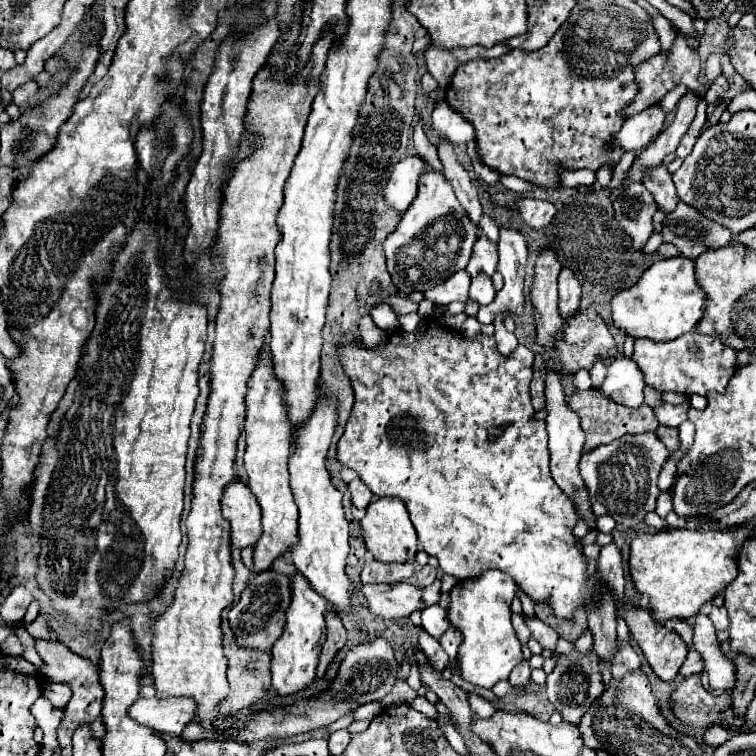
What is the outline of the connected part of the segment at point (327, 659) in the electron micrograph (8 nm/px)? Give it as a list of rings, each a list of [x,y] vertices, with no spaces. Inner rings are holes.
[[[330,610],[326,612],[326,628],[328,628],[328,638],[322,646],[322,654],[320,654],[320,660],[318,660],[318,672],[316,672],[318,680],[324,678],[324,674],[328,670],[328,664],[334,660],[334,656],[346,644],[346,630],[342,626],[342,620],[338,618],[338,614],[332,614]]]

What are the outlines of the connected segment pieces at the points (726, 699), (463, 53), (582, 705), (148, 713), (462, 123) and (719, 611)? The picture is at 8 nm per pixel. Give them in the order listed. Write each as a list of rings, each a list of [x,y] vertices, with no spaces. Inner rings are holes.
[[[700,674],[682,678],[670,700],[674,716],[690,732],[698,732],[714,724],[722,724],[730,732],[736,732],[746,724],[744,716],[734,714],[730,694],[714,694],[704,690]]]
[[[498,44],[490,50],[482,48],[482,46],[474,46],[474,48],[458,48],[458,50],[442,50],[438,46],[430,46],[426,50],[426,64],[428,64],[428,72],[436,78],[436,82],[446,88],[450,84],[450,78],[454,76],[454,70],[474,58],[500,58],[502,54],[506,54],[510,48],[508,44]]]
[[[574,650],[570,654],[564,654],[562,658],[556,656],[556,666],[552,674],[546,678],[546,692],[548,700],[554,704],[554,708],[562,714],[566,722],[580,722],[582,714],[592,706],[592,702],[604,692],[602,686],[602,666],[598,666],[598,656],[594,650],[590,654],[582,654],[580,650]]]
[[[138,698],[130,710],[130,718],[158,732],[182,734],[184,726],[194,718],[196,706],[190,698]]]
[[[446,102],[438,104],[432,112],[432,128],[440,138],[452,144],[466,144],[474,140],[474,126],[466,122],[458,112],[454,112]]]
[[[712,606],[712,610],[710,610],[708,616],[710,616],[710,620],[714,622],[716,630],[728,630],[730,620],[728,620],[728,614],[726,614],[726,608],[724,608],[724,606],[720,606],[720,608]]]

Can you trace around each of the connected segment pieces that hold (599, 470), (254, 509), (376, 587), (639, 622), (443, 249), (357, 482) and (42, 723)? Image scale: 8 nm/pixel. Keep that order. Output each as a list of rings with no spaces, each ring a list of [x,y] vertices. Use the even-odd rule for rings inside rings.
[[[654,432],[626,434],[606,446],[586,452],[580,460],[580,474],[584,478],[594,516],[608,514],[624,528],[638,526],[644,516],[656,508],[656,498],[660,494],[656,482],[666,458],[668,450]]]
[[[234,480],[226,486],[224,496],[220,500],[222,516],[230,524],[230,542],[234,548],[254,546],[262,534],[260,524],[260,506],[250,488]]]
[[[436,579],[426,590],[410,584],[364,584],[362,594],[368,600],[368,608],[374,616],[380,618],[402,618],[410,616],[416,610],[424,610],[434,606],[441,596],[441,581]],[[426,596],[426,600],[424,600]]]
[[[620,606],[618,614],[628,622],[628,628],[642,648],[648,664],[660,680],[672,682],[678,676],[680,666],[686,660],[688,646],[680,636],[664,626],[658,626],[650,616],[650,610]]]
[[[428,170],[428,174],[422,174],[418,180],[416,200],[402,214],[398,228],[384,242],[388,272],[404,294],[412,292],[416,284],[422,284],[422,290],[426,290],[444,282],[456,270],[466,268],[476,238],[478,228],[470,222],[466,210],[456,200],[450,182],[442,172]]]
[[[354,478],[350,484],[348,484],[348,490],[352,494],[352,504],[356,508],[366,508],[372,500],[374,500],[374,494],[366,488],[366,484],[360,480],[360,478]]]
[[[43,695],[30,708],[32,715],[36,718],[38,728],[43,732],[41,746],[54,752],[59,748],[57,728],[62,720],[64,710],[54,708]]]

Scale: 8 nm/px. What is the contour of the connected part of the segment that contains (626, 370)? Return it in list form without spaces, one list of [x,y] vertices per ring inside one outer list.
[[[616,356],[606,372],[604,382],[598,386],[598,390],[622,404],[622,406],[630,406],[630,408],[638,408],[644,402],[644,378],[642,372],[638,370],[636,362],[626,358],[626,356]]]

